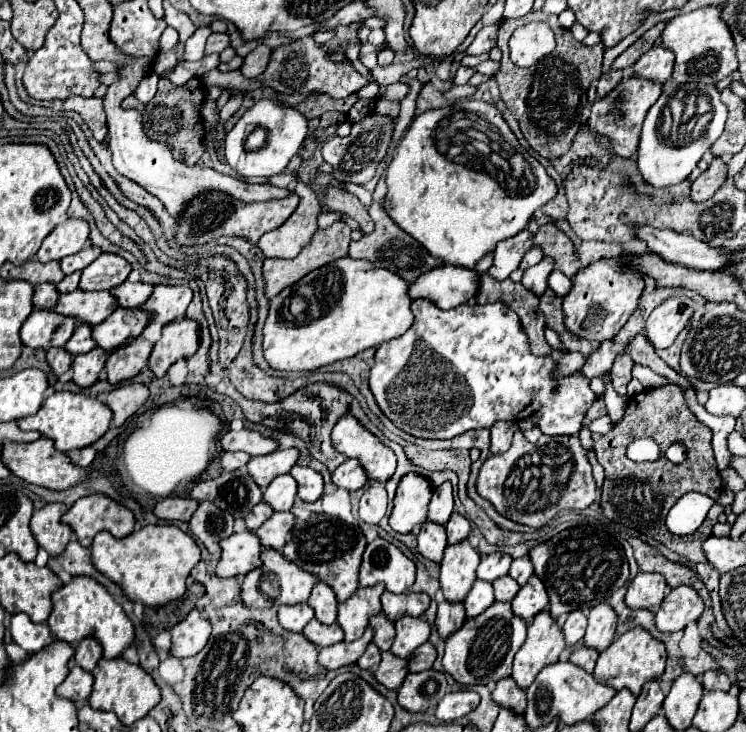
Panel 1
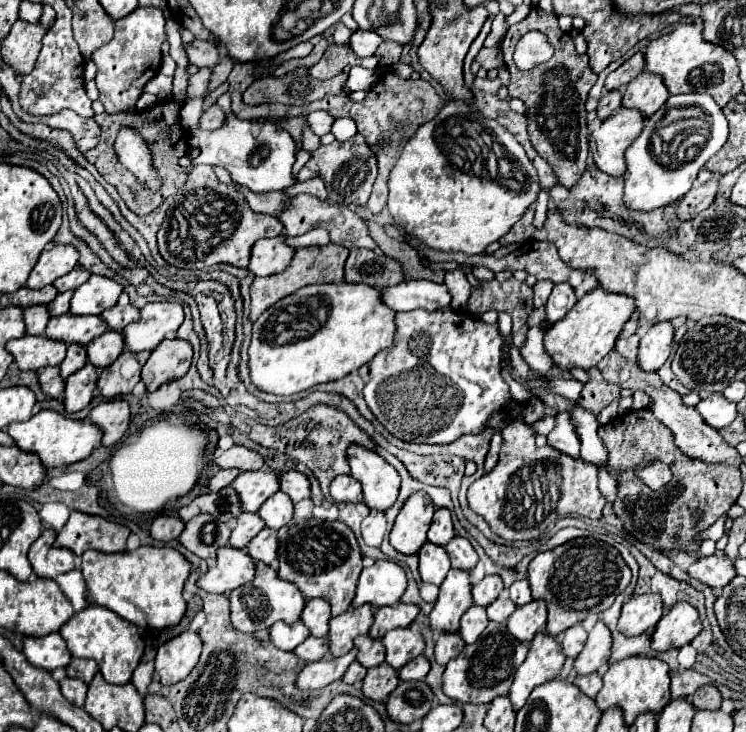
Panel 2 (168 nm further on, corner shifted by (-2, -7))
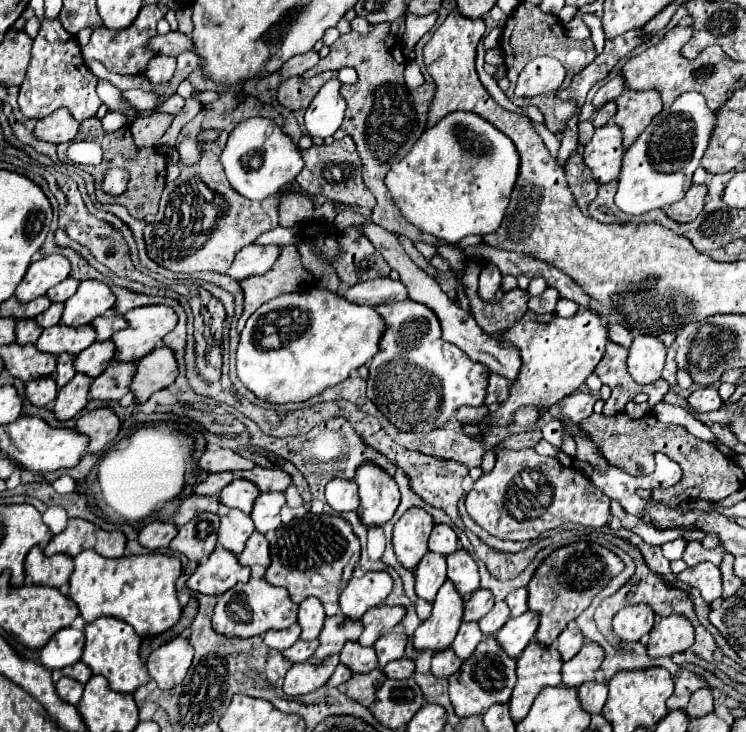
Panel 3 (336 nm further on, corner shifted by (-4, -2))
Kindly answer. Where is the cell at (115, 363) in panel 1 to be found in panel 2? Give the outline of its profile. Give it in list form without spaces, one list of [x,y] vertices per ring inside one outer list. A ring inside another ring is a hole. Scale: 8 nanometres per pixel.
[[[124,351],[124,353],[120,353],[120,357],[100,373],[98,383],[96,383],[98,393],[106,399],[114,399],[114,397],[120,397],[120,395],[130,395],[134,385],[140,381],[140,371],[136,371],[130,379],[126,379],[126,377],[122,377],[120,367],[126,359],[136,359],[140,365],[144,365],[148,357],[150,357],[150,351],[142,351],[142,353]]]

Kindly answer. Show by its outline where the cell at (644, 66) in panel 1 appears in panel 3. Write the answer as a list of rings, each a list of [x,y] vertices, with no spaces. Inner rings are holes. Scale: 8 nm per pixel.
[[[624,88],[616,104],[618,112],[614,122],[624,132],[624,148],[628,148],[644,132],[650,120],[662,110],[662,98],[658,90]]]

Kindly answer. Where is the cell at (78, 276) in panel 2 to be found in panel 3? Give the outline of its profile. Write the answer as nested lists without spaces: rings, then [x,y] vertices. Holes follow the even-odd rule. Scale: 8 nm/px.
[[[68,276],[66,280],[62,280],[60,284],[56,284],[54,288],[48,290],[48,298],[52,302],[64,302],[64,300],[68,300],[78,290],[78,286],[80,286],[80,280]]]

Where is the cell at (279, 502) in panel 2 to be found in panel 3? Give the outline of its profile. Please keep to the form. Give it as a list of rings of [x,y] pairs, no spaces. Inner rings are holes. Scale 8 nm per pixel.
[[[264,492],[256,498],[256,504],[252,508],[252,520],[256,524],[256,530],[266,534],[282,524],[280,510],[286,504],[284,492]]]

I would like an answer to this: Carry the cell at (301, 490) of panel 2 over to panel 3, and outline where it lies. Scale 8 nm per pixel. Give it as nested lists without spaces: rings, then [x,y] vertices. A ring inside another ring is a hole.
[[[256,466],[252,470],[246,472],[236,472],[236,476],[252,480],[262,492],[270,492],[270,490],[286,490],[292,484],[292,476],[284,470],[270,470],[270,468],[262,468]]]

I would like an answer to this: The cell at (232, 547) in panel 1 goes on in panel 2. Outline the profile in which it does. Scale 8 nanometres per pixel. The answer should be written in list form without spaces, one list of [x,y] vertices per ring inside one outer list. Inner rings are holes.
[[[222,547],[216,555],[216,565],[210,567],[196,585],[208,593],[228,593],[254,579],[252,557],[244,549]]]

